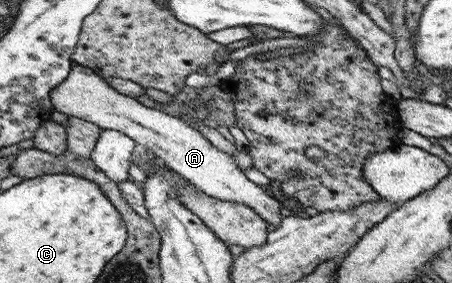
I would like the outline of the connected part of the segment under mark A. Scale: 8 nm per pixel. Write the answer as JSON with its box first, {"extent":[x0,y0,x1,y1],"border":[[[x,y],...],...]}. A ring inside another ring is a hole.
{"extent":[50,64,285,229],"border":[[[73,64],[68,77],[50,91],[50,100],[53,108],[65,115],[94,123],[101,129],[124,133],[138,144],[146,146],[167,167],[206,195],[221,201],[244,203],[266,220],[270,228],[275,229],[280,225],[285,214],[281,203],[240,170],[232,153],[212,145],[208,137],[204,137],[196,127],[188,125],[186,120],[145,106],[137,98],[118,93],[101,76],[80,64]]]}

